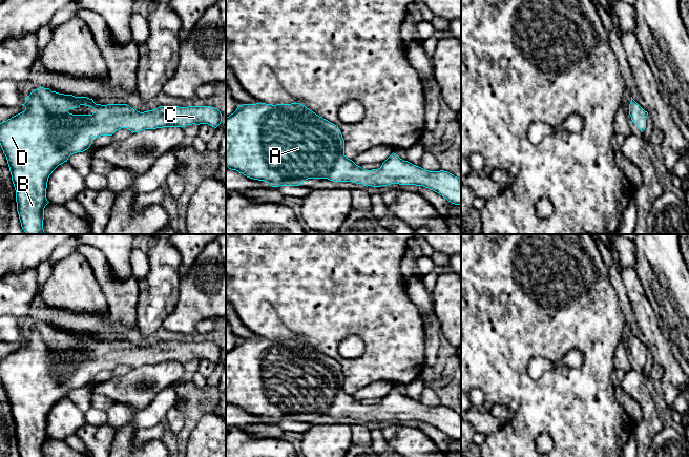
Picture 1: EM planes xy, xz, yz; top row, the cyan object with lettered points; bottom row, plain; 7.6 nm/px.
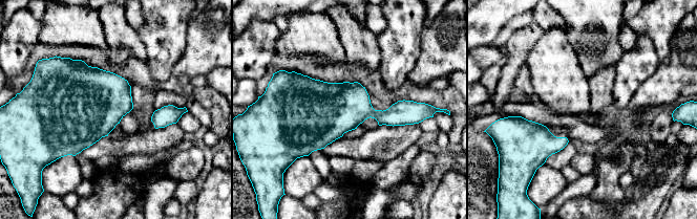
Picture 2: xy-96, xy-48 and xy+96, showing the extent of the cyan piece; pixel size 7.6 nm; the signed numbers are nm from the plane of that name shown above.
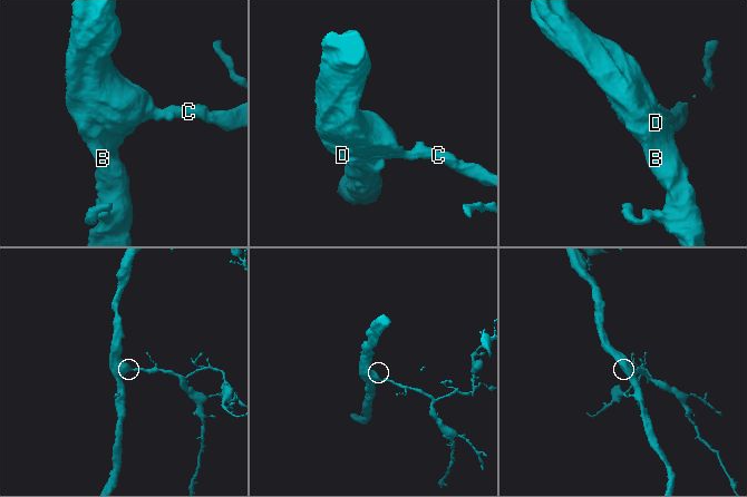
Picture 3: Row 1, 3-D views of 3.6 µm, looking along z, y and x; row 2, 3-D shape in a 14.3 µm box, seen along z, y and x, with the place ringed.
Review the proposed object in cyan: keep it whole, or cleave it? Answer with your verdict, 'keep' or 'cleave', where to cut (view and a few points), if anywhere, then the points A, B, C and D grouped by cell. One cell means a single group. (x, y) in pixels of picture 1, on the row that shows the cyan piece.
keep | no cut | A B C D

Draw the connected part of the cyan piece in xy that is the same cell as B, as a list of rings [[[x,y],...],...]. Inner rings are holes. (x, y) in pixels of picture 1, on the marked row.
[[[39,87],[26,97],[25,103],[21,104],[25,110],[0,123],[0,145],[6,157],[12,181],[16,190],[17,211],[21,227],[25,234],[45,234],[43,229],[44,208],[49,203],[46,199],[46,188],[49,175],[68,158],[77,152],[87,150],[92,144],[92,139],[101,136],[112,136],[121,128],[127,128],[132,133],[145,129],[163,127],[186,127],[188,125],[208,124],[216,128],[222,122],[222,113],[211,106],[159,106],[155,109],[140,112],[127,104],[96,104],[87,97],[75,97],[51,91],[49,88]],[[80,105],[90,106],[95,109],[92,115],[72,115],[68,109],[78,108]]]

